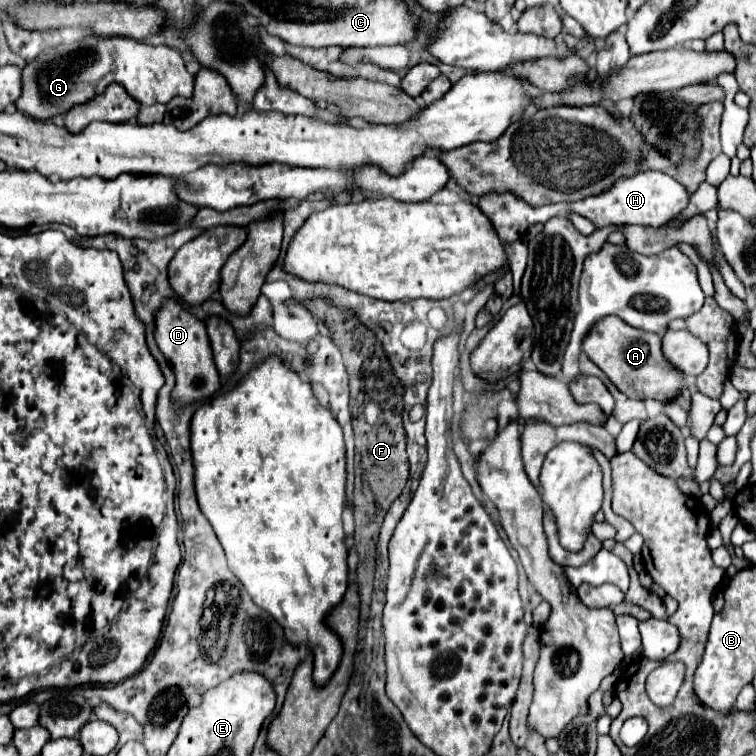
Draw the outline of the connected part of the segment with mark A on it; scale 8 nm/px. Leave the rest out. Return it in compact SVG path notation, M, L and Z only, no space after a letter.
M604 318L592 332L586 336L582 350L586 356L610 378L610 382L628 398L634 400L658 400L658 402L672 402L680 396L682 388L686 388L684 374L674 368L664 352L662 352L662 338L652 332L636 330L620 318Z

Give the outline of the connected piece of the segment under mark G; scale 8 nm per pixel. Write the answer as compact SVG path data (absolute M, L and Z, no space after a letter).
M92 36L76 44L52 48L44 52L44 56L26 64L22 70L22 94L14 102L14 108L34 120L48 120L90 100L112 82L122 84L128 94L144 106L152 106L156 102L168 104L176 96L190 98L194 92L194 76L186 70L178 50L164 44L150 46L132 38L112 38L100 42Z

